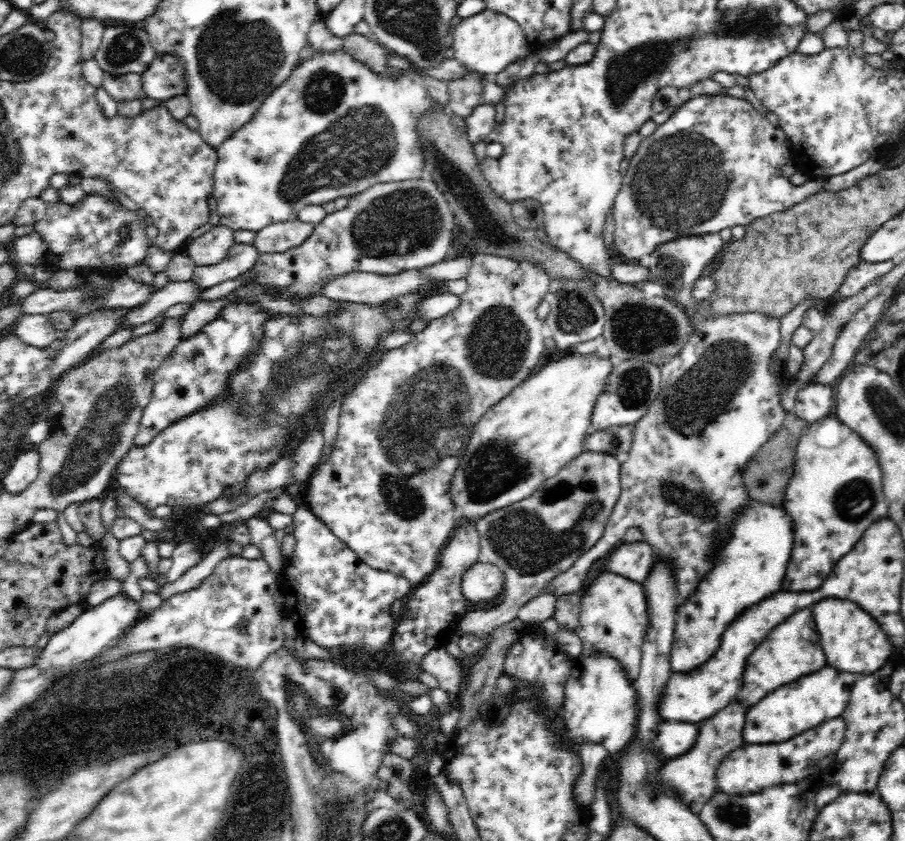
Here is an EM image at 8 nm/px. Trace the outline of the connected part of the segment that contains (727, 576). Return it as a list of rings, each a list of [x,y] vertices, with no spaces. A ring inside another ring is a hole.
[[[754,503],[734,524],[724,556],[700,583],[700,590],[677,608],[670,663],[674,673],[686,672],[716,654],[726,629],[748,608],[782,590],[794,548],[794,520],[782,507]]]

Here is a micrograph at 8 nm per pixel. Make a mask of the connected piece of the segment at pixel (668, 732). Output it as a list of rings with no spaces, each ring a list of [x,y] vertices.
[[[664,722],[656,730],[654,745],[667,759],[680,756],[692,748],[698,740],[700,726],[690,722]]]

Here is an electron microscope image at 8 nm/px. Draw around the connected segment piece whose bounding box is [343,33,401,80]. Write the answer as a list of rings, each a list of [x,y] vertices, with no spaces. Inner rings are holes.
[[[353,33],[343,39],[343,50],[375,75],[391,80],[401,80],[401,72],[388,65],[395,53],[380,42],[370,40],[362,34]]]

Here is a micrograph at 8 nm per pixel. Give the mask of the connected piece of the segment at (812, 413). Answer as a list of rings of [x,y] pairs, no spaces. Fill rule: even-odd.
[[[812,384],[800,389],[795,401],[794,414],[814,423],[827,418],[835,411],[836,385]]]

